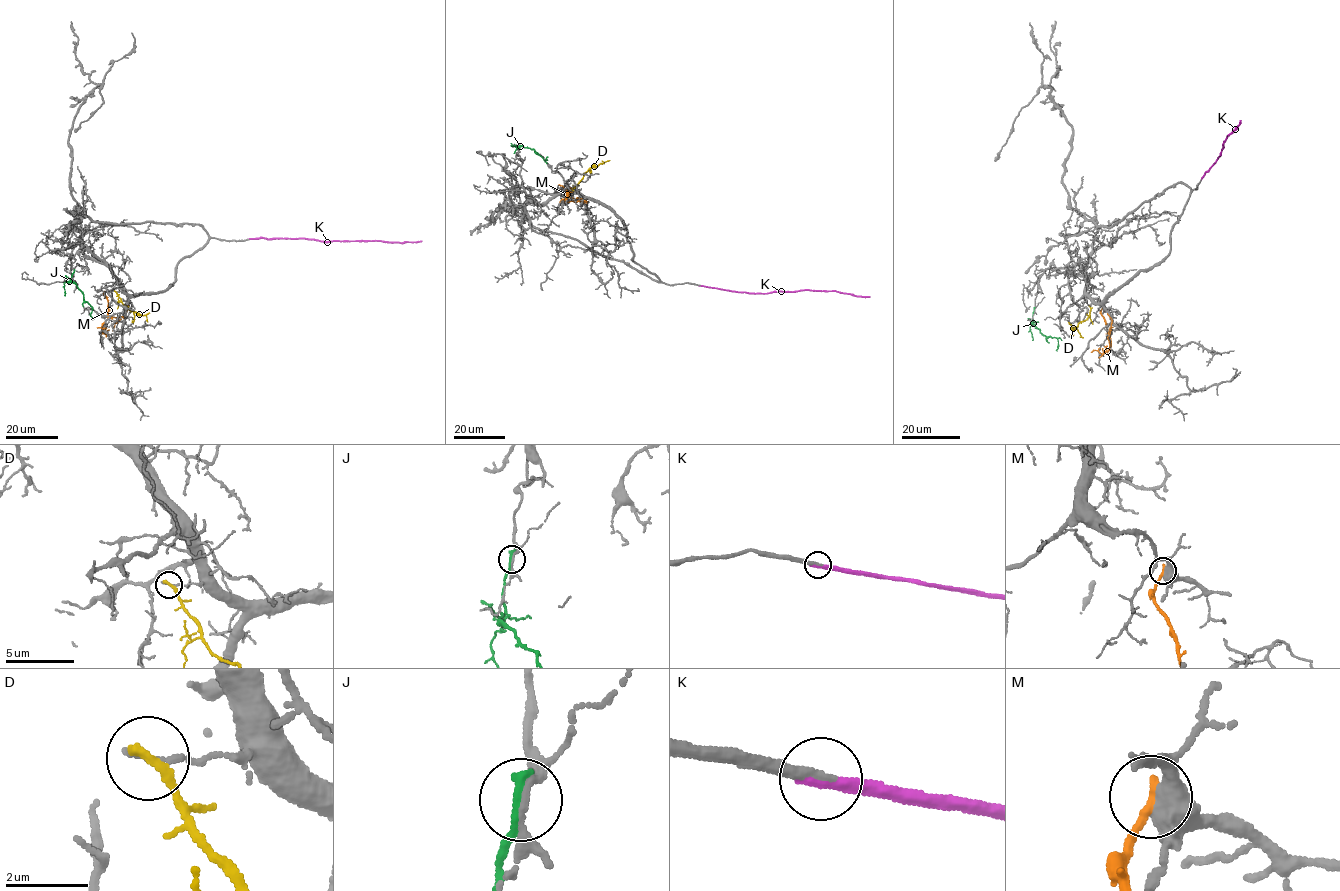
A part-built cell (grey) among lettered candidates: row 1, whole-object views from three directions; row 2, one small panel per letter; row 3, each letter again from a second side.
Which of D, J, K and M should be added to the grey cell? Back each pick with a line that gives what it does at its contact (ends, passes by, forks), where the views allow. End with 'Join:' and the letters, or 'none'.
K: It ends there
Join: K

